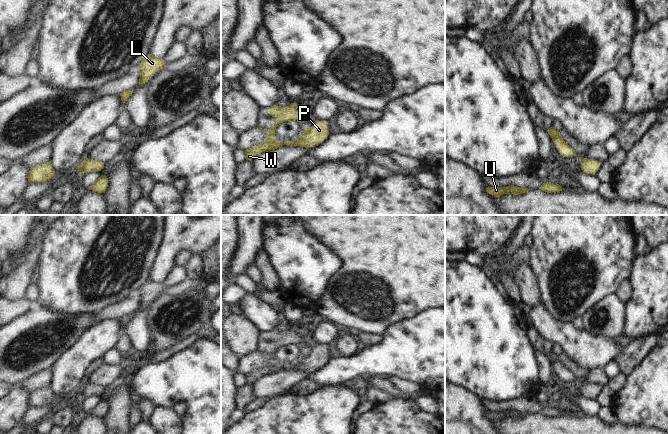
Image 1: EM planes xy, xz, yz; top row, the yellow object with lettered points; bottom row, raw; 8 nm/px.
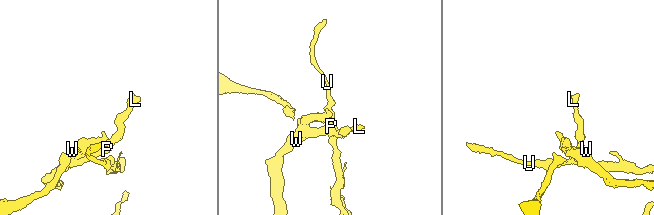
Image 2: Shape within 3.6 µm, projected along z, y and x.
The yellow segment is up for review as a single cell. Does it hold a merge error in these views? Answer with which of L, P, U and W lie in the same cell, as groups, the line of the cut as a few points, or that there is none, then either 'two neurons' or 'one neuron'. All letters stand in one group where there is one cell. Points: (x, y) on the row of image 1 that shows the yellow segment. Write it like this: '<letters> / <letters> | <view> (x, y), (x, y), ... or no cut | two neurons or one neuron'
L P U W | no cut | one neuron

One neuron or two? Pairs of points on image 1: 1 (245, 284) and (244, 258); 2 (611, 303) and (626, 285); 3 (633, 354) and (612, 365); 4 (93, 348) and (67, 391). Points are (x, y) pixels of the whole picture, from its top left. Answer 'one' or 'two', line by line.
1: two
2: two
3: two
4: one

